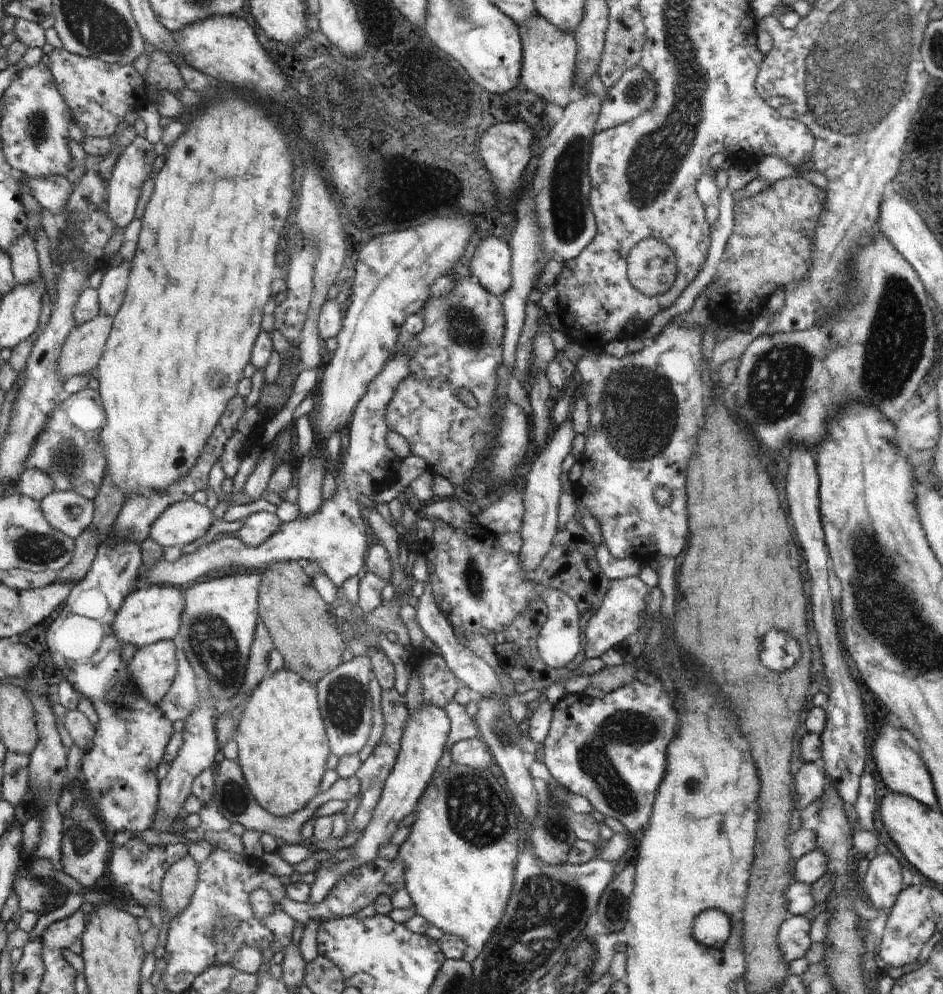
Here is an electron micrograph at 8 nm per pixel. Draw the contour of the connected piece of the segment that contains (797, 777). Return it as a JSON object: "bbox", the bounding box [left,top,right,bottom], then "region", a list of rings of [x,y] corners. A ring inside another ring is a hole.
{"bbox":[794,763,828,811],"region":[[[803,763],[800,770],[794,774],[794,786],[796,786],[796,798],[800,804],[800,811],[808,804],[820,799],[828,786],[828,778],[816,768],[814,763]]]}

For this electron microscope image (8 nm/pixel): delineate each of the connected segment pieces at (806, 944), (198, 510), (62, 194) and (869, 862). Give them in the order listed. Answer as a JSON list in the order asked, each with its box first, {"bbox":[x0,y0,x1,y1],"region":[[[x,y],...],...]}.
[{"bbox":[777,915,813,963],"region":[[[792,915],[780,928],[778,929],[777,945],[781,952],[781,957],[786,963],[792,962],[797,958],[802,958],[806,954],[806,951],[813,943],[810,938],[811,923],[804,915]]]},{"bbox":[149,498,213,549],"region":[[[192,498],[187,501],[180,501],[166,507],[166,510],[158,516],[150,527],[149,537],[166,549],[168,546],[183,547],[185,544],[190,544],[202,535],[208,532],[212,526],[213,520],[211,510],[206,506],[196,503]]]},{"bbox":[25,176,71,216],"region":[[[25,176],[25,183],[30,187],[32,196],[38,200],[42,208],[47,208],[54,216],[62,214],[66,201],[71,193],[71,182],[67,177],[32,178]]]},{"bbox":[859,852,907,910],"region":[[[890,852],[873,854],[866,860],[859,877],[874,908],[890,910],[896,904],[897,896],[907,887],[902,870],[900,862]]]}]

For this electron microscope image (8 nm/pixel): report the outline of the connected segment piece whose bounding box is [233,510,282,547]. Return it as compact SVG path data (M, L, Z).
M260 510L244 518L243 526L233 535L238 537L244 544L255 547L270 538L270 535L278 530L281 523L275 513Z

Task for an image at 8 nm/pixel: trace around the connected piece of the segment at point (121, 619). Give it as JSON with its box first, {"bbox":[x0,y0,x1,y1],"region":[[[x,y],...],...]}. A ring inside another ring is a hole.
{"bbox":[111,585,184,649],"region":[[[152,585],[147,589],[138,589],[125,596],[111,627],[122,644],[132,644],[138,649],[158,641],[172,641],[178,636],[184,605],[183,592],[173,586]]]}

